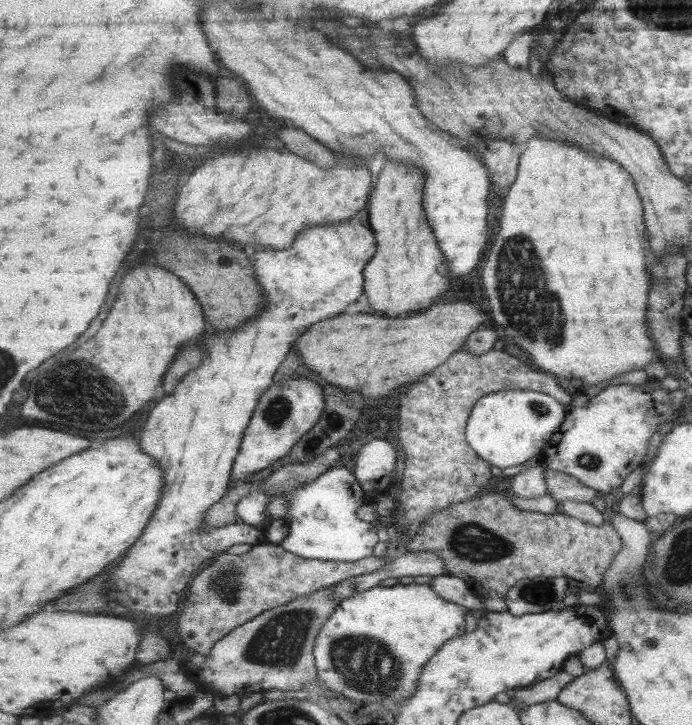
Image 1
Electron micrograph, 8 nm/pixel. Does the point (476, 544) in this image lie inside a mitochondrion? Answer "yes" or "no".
yes

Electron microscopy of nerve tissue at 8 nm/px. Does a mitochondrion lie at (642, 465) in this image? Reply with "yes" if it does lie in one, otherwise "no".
no

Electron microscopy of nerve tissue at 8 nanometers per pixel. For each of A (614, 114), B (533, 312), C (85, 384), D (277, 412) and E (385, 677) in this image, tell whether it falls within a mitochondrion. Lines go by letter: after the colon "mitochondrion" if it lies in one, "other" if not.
A: other
B: mitochondrion
C: mitochondrion
D: mitochondrion
E: mitochondrion

